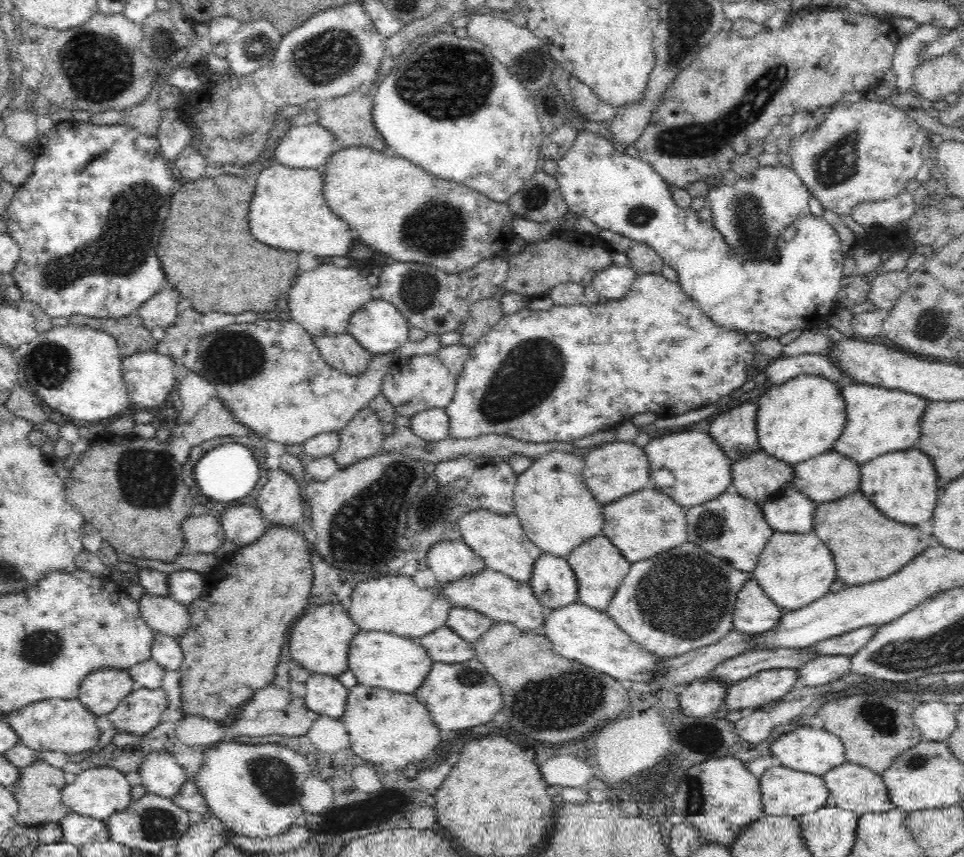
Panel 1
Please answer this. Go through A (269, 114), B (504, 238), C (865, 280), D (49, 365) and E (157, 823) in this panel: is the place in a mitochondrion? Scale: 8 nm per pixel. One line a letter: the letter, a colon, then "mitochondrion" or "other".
A: other
B: other
C: other
D: mitochondrion
E: mitochondrion

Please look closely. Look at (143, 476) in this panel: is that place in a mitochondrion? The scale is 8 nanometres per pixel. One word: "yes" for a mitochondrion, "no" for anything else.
yes

